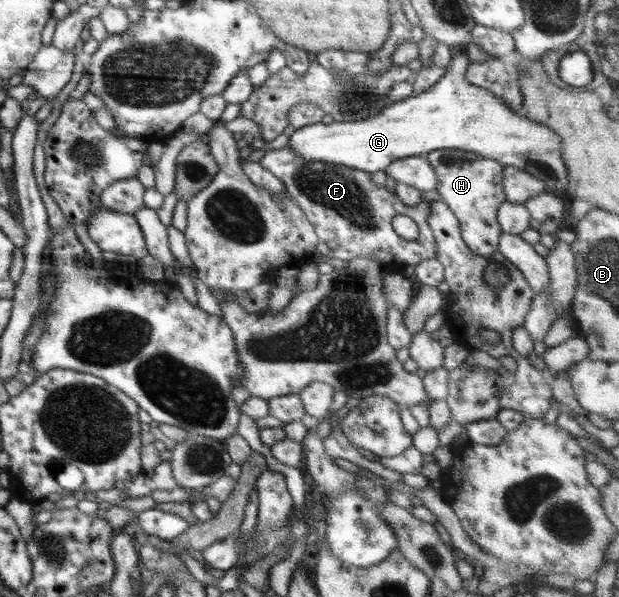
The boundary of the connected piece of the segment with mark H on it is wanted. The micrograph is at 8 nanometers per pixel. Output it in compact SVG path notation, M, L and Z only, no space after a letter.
M457 148L431 151L425 158L437 175L437 193L455 214L465 245L473 255L489 257L498 251L502 231L497 221L498 209L506 201L503 185L505 167L495 159Z

